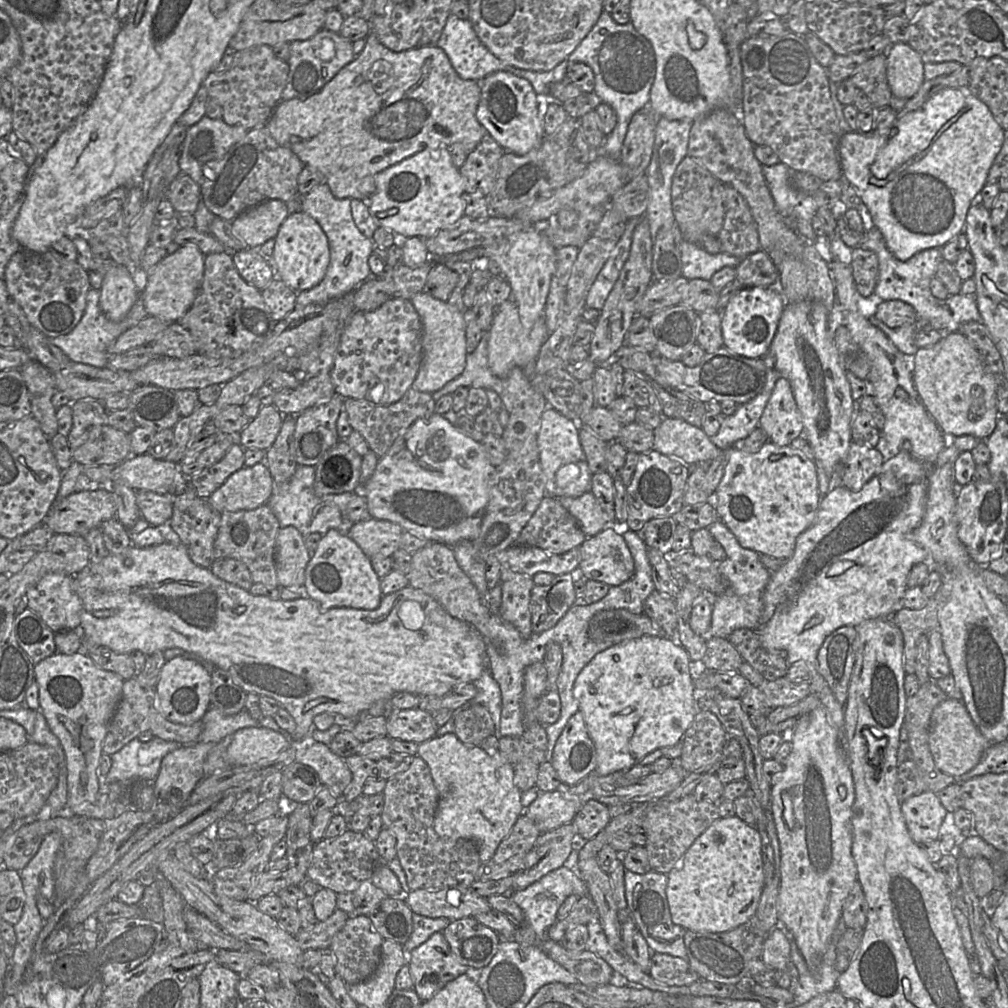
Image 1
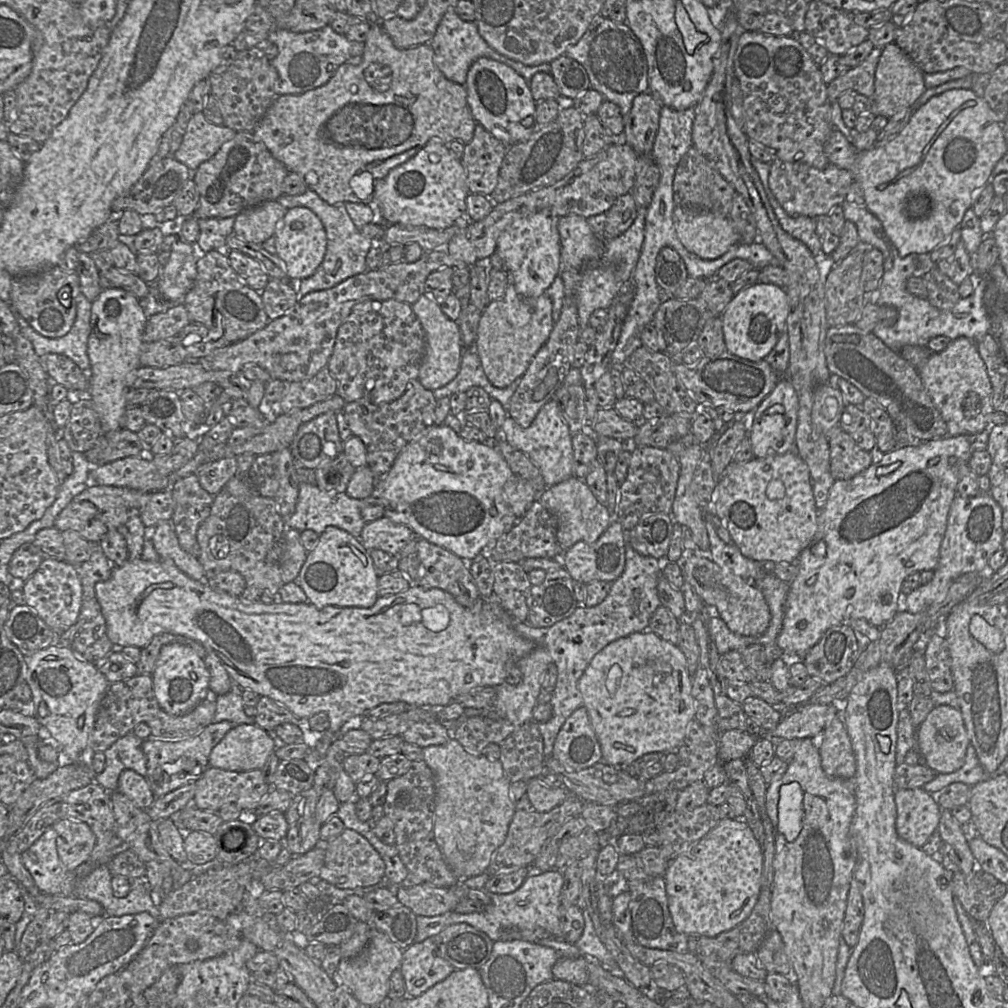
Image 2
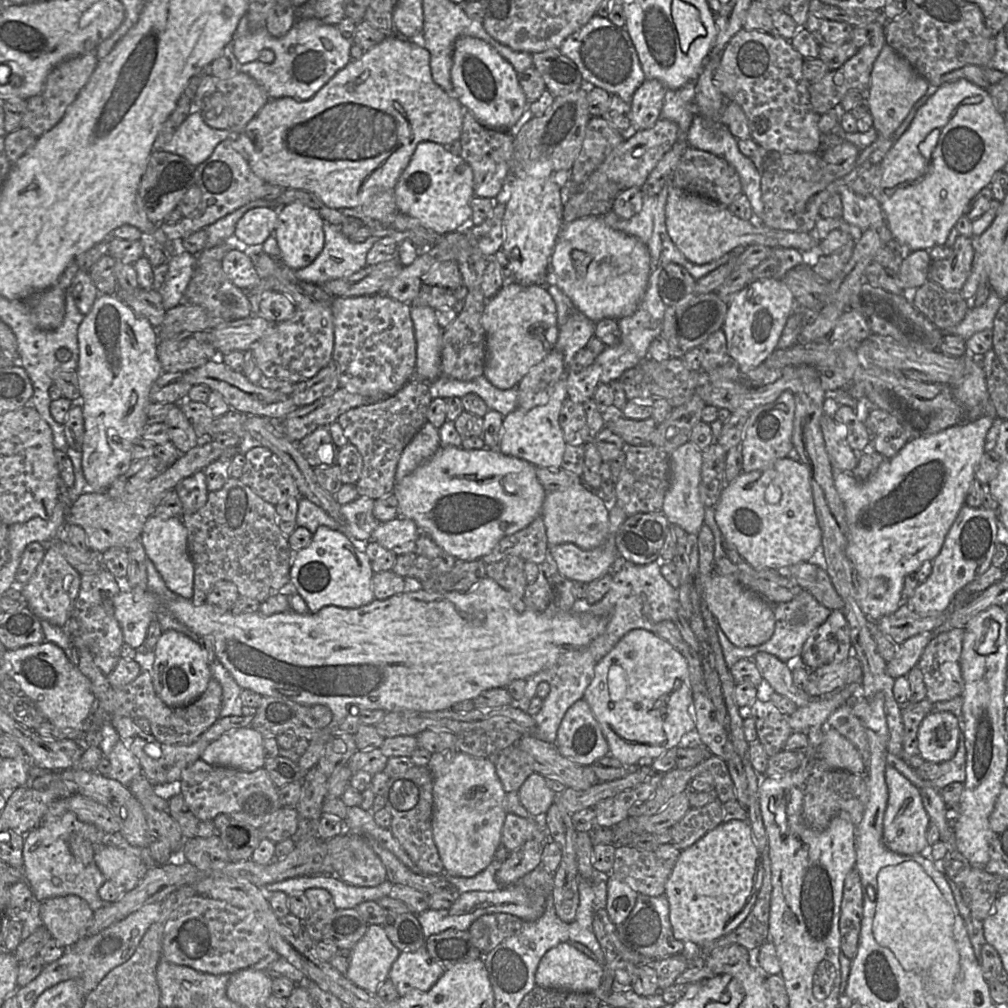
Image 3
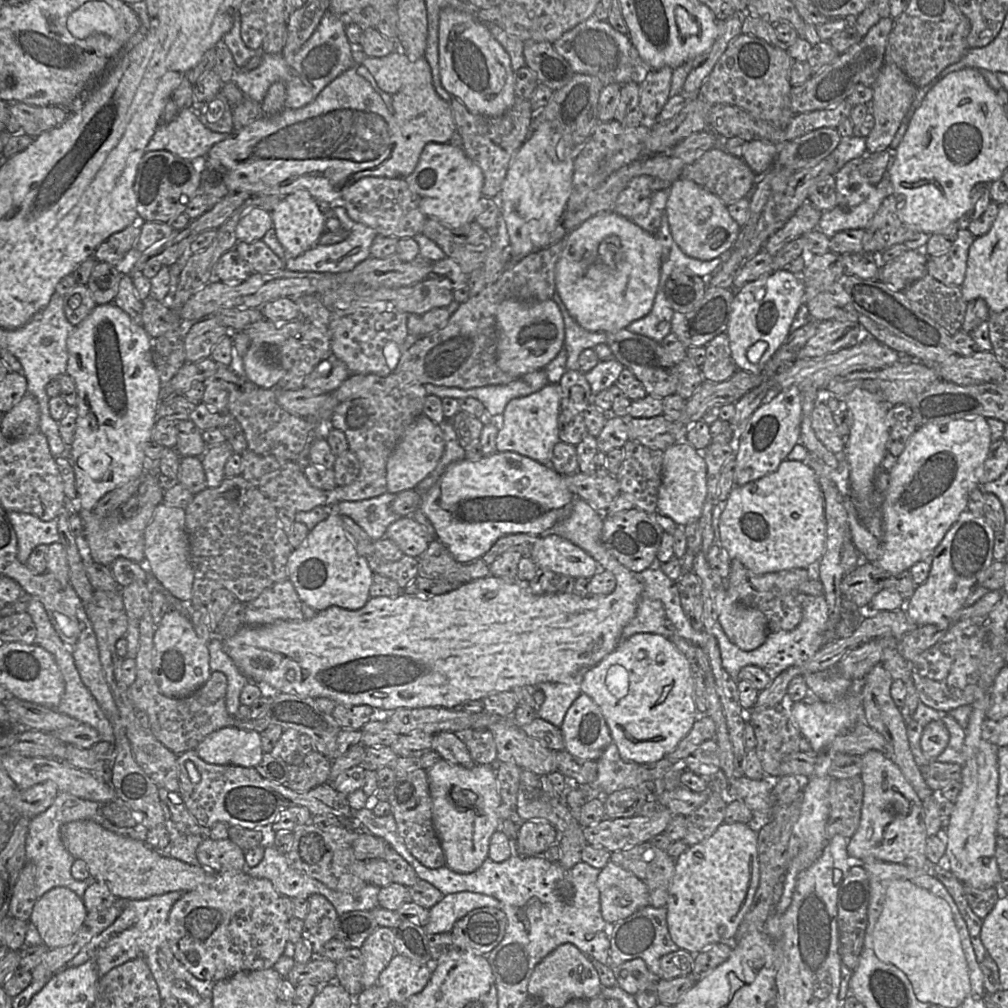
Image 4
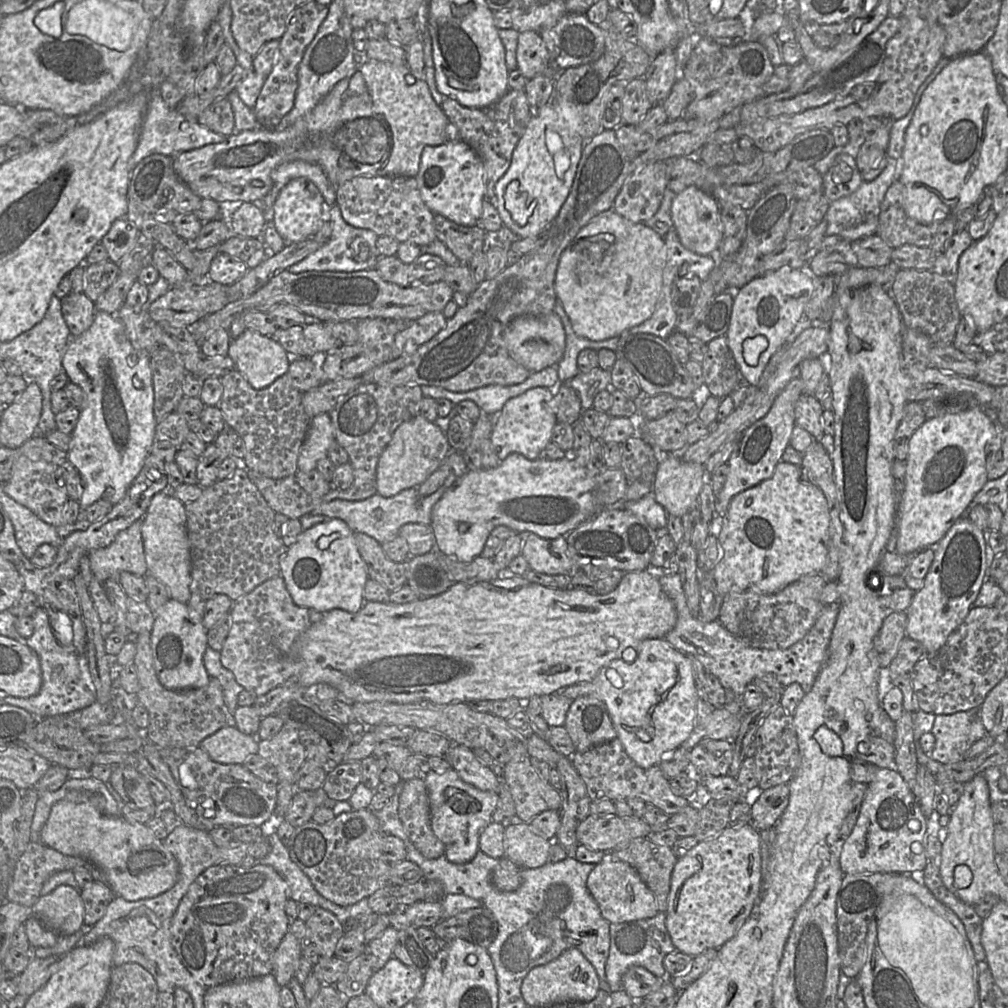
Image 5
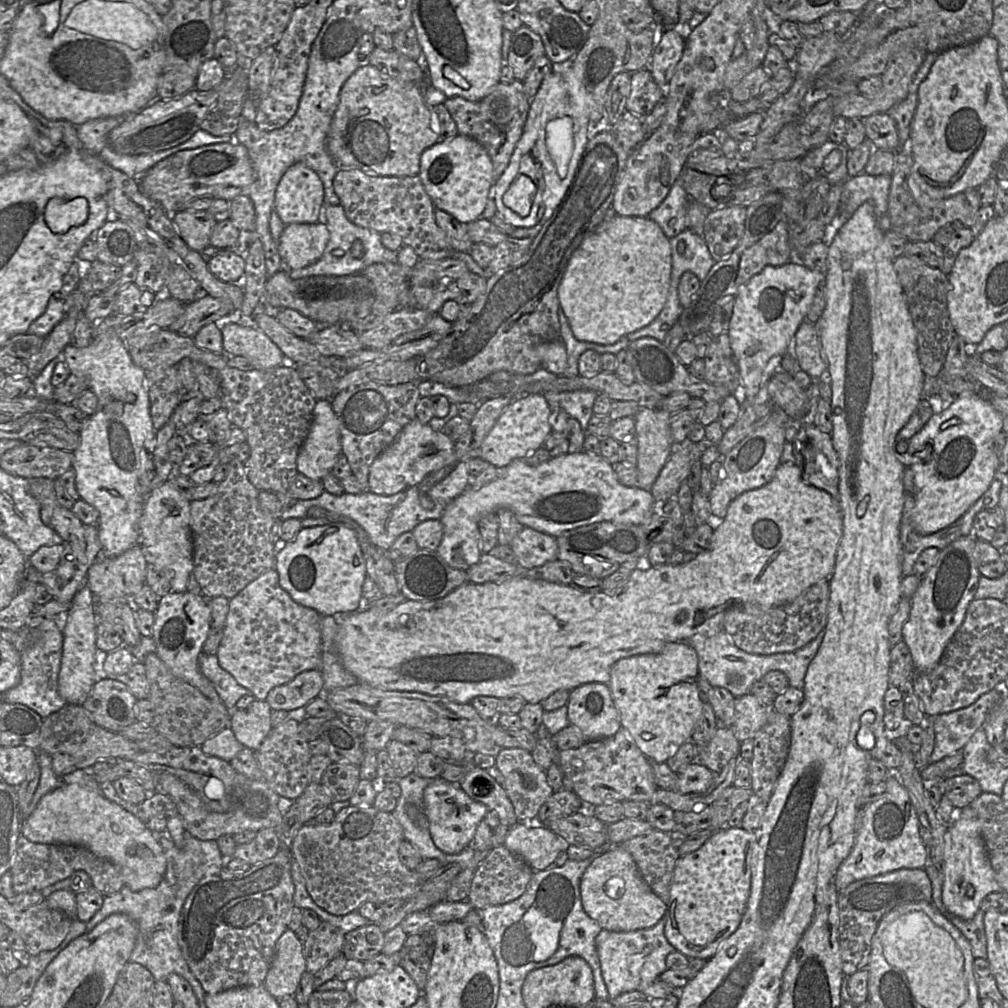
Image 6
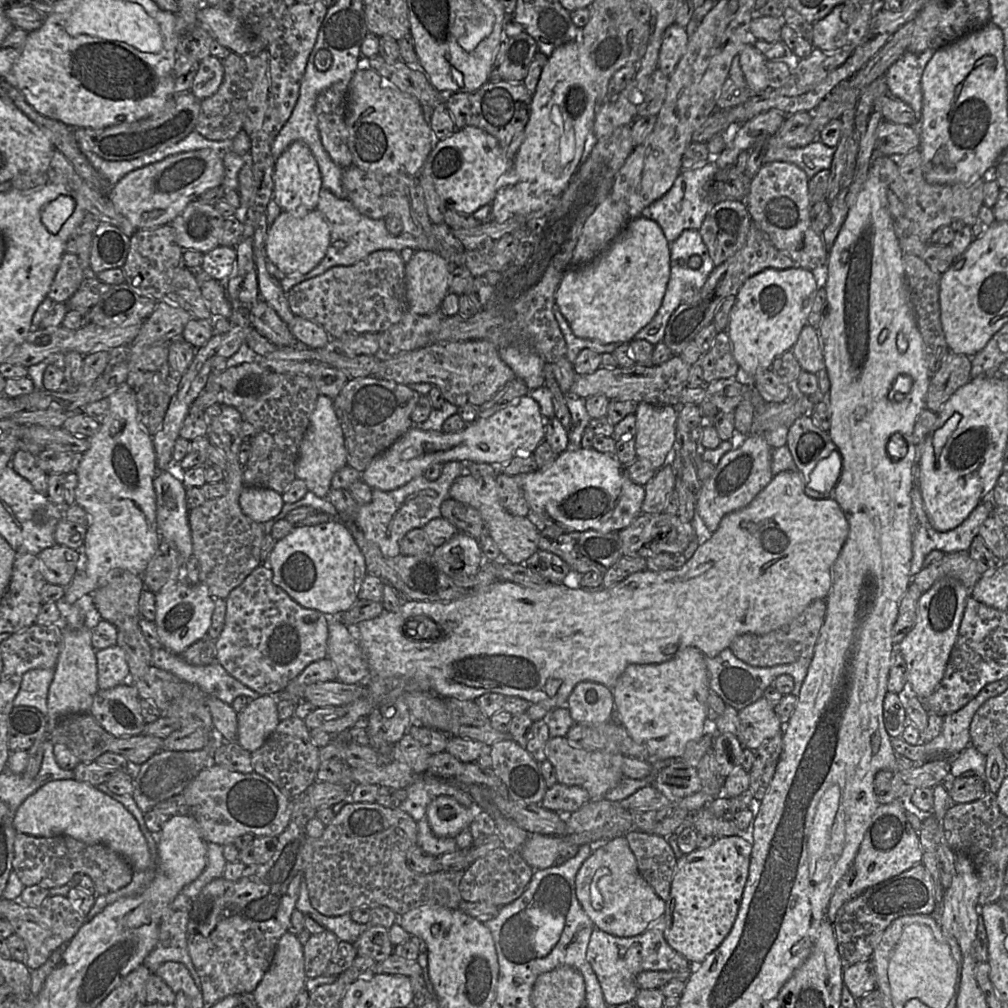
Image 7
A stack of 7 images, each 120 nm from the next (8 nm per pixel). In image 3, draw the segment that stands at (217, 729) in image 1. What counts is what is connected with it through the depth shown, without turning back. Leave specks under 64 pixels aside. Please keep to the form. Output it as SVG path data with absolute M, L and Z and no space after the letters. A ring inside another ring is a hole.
M216 659L211 665L212 677L215 678L222 687L222 703L220 717L242 716L241 688L235 681L231 673Z

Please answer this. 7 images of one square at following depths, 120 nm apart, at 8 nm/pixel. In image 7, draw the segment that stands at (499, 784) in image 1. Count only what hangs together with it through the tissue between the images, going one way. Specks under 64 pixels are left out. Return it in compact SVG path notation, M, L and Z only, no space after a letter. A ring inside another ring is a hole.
M439 795L427 807L432 832L438 837L455 838L475 818L476 811L460 804L454 797Z

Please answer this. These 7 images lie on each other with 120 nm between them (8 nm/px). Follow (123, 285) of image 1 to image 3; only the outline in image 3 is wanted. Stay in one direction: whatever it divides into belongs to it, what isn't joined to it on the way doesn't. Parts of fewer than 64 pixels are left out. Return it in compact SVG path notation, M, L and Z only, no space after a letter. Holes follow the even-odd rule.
M100 294L81 322L77 338L79 360L76 373L84 417L81 464L87 482L86 491L102 492L130 468L133 462L133 444L135 440L142 438L147 427L147 408L151 404L150 390L163 372L157 357L157 329L115 295Z

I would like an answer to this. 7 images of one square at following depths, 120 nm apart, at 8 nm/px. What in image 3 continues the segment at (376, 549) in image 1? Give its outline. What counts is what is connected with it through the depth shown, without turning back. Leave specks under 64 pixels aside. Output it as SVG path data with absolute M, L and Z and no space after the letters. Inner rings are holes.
M396 517L380 523L373 531L371 539L378 542L396 555L407 554L417 550L420 530L417 524L405 517Z

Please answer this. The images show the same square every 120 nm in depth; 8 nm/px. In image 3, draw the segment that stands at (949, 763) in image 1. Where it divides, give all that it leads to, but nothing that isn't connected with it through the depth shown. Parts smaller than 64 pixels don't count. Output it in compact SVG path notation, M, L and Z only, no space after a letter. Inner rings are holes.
M947 711L931 712L924 717L918 728L919 755L924 761L940 764L956 754L961 723Z

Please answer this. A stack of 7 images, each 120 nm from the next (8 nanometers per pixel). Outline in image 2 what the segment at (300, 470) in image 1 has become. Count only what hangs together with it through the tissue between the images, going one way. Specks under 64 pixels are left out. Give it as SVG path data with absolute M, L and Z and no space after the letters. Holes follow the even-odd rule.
M300 482L298 499L294 513L285 521L286 528L294 528L299 532L311 529L321 535L326 527L336 526L359 538L366 522L361 516L363 499L355 499L343 493L326 492L317 485Z

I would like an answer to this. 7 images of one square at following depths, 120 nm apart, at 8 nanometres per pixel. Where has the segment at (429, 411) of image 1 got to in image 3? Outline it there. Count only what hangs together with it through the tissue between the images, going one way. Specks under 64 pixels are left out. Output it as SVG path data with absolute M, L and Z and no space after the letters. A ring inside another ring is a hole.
M414 377L396 394L375 403L351 408L337 418L344 436L362 456L362 471L355 483L359 496L376 500L393 491L400 456L422 426L428 422L427 410L431 400L429 383Z

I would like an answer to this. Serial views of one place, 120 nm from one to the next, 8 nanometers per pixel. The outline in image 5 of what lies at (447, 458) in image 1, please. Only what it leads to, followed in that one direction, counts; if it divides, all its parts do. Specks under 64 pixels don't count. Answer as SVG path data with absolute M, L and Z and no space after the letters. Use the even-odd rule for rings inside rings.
M511 453L506 459L500 461L499 465L491 469L478 469L478 470L468 470L456 483L454 486L449 488L441 497L441 499L433 506L432 509L432 519L431 527L434 531L437 546L440 552L445 555L454 557L460 562L471 562L476 557L480 556L485 546L485 542L491 533L491 531L497 526L506 526L512 529L516 533L522 532L532 532L541 538L545 539L555 539L559 536L566 536L569 532L575 529L580 524L592 518L598 511L594 498L593 490L595 488L595 474L596 471L593 470L590 466L582 466L577 463L571 456L568 454L566 457L560 460L529 460L519 453Z

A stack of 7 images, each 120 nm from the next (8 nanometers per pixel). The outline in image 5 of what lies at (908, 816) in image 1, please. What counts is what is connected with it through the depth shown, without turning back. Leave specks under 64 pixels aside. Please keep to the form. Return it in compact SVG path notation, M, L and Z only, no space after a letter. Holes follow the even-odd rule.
M876 767L874 777L868 784L857 822L842 846L839 846L840 866L846 874L909 874L919 879L928 858L926 856L927 818L909 785L896 768Z

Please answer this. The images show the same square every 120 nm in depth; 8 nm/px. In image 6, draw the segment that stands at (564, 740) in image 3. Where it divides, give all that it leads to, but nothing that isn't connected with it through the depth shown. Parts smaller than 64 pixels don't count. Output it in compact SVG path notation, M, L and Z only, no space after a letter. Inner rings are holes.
M586 683L572 689L567 707L570 724L581 730L586 742L613 736L622 727L605 683Z

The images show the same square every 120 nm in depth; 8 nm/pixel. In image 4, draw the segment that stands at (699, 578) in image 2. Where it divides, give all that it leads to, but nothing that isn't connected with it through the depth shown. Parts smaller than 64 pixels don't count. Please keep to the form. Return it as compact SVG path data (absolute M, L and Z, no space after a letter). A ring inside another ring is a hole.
M727 581L719 622L730 641L744 651L759 648L770 633L767 619L760 610L745 606L727 594Z

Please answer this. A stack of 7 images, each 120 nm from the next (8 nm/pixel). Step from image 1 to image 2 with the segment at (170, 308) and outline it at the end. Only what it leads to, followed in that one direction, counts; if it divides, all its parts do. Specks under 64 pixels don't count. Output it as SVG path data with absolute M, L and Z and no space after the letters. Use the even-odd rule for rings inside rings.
M180 239L172 245L170 259L157 278L165 299L184 304L197 277L197 261L191 244Z

